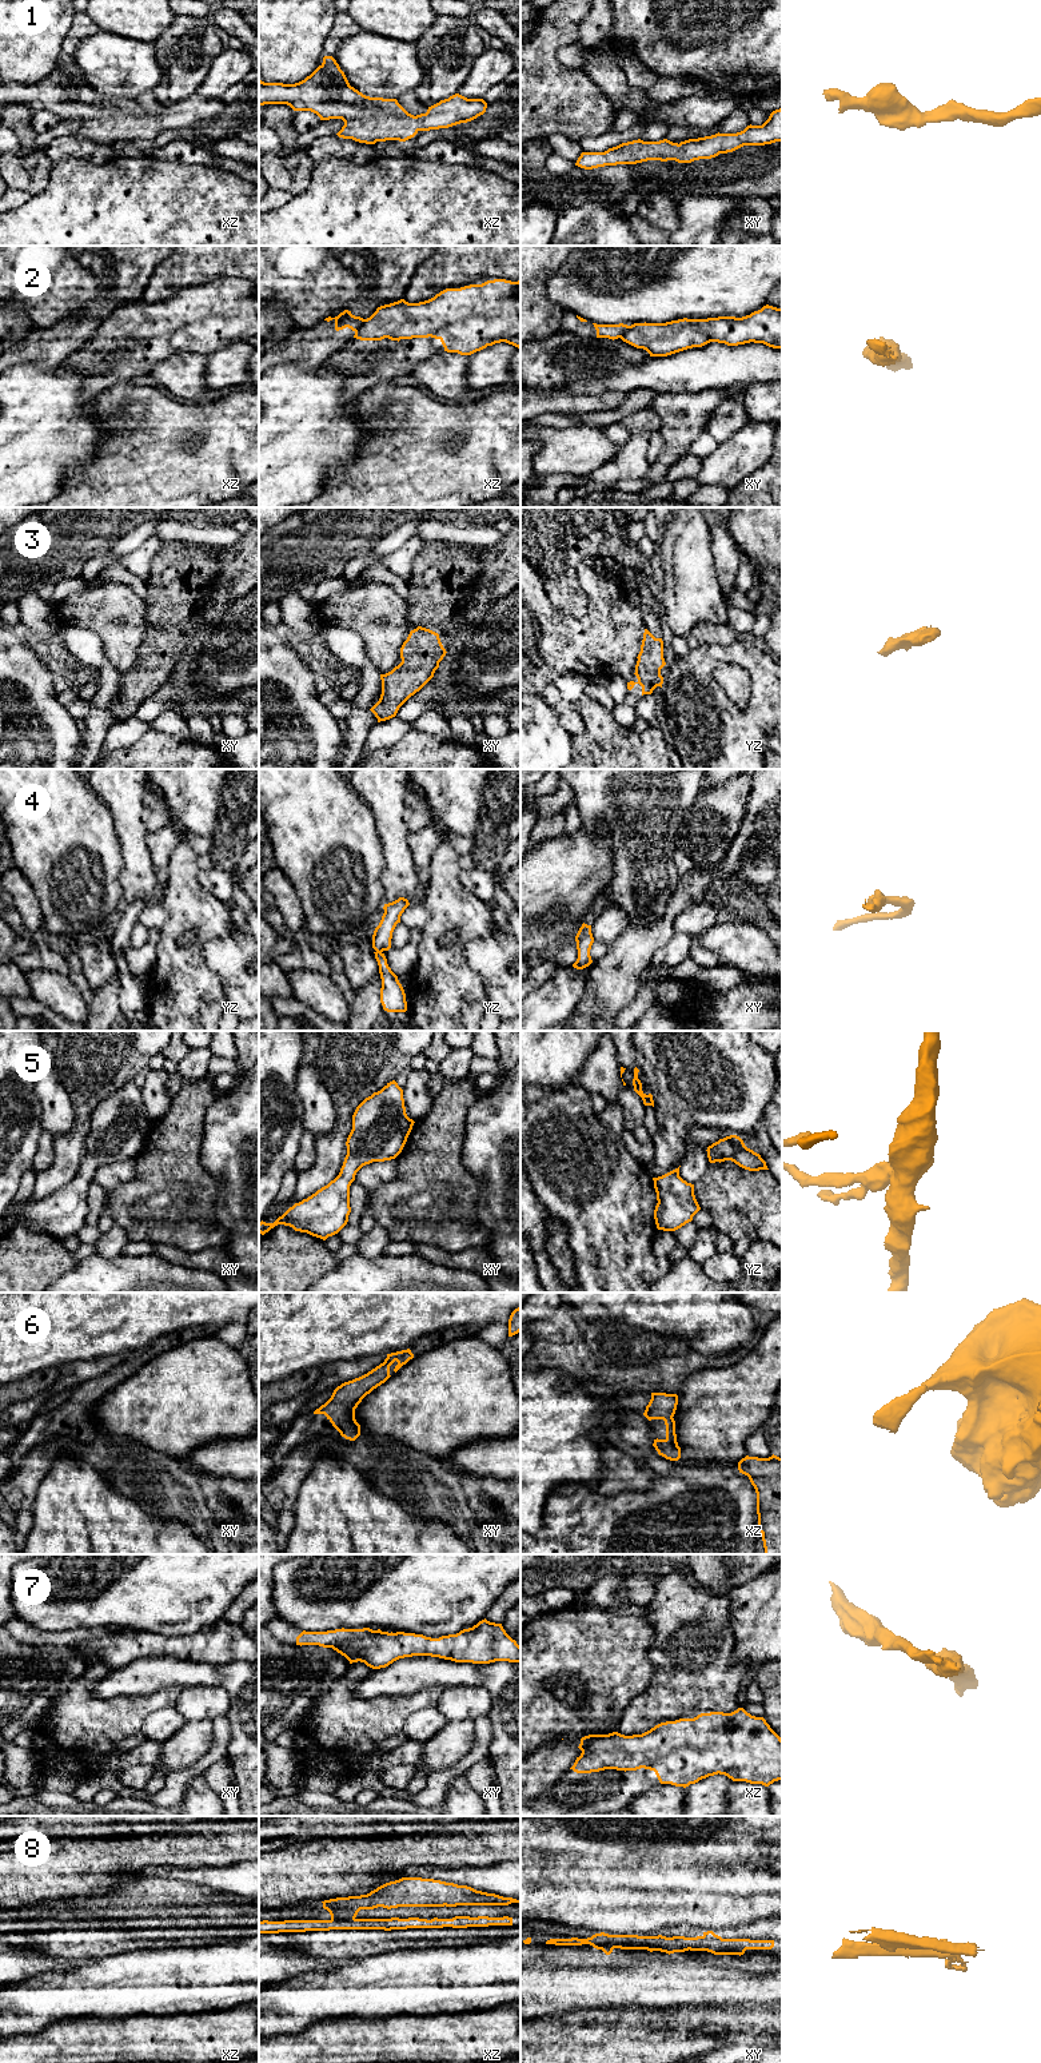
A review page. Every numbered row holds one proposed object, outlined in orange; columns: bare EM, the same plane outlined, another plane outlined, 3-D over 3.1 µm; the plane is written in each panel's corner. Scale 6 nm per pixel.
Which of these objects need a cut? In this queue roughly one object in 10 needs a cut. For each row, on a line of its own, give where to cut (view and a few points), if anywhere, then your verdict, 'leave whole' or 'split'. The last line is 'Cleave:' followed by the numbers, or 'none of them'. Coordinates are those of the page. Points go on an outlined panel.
1: cut none; leave whole
2: cut xz (366, 319), (355, 333); split
3: cut none; leave whole
4: cut none; leave whole
5: cut none; leave whole
6: cut none; leave whole
7: cut xy (373, 1631), (343, 1640), (332, 1648); split
8: cut none; leave whole
Cleave: 2, 7

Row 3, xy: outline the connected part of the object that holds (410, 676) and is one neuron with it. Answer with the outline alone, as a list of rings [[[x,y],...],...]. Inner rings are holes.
[[[422,626],[410,632],[400,648],[402,662],[380,674],[382,694],[370,709],[378,722],[396,716],[399,708],[434,677],[446,653],[438,633]]]

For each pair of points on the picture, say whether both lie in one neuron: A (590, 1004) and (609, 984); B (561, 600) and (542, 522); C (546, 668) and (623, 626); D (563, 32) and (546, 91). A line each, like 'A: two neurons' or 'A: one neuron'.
A: one neuron
B: one neuron
C: one neuron
D: one neuron

